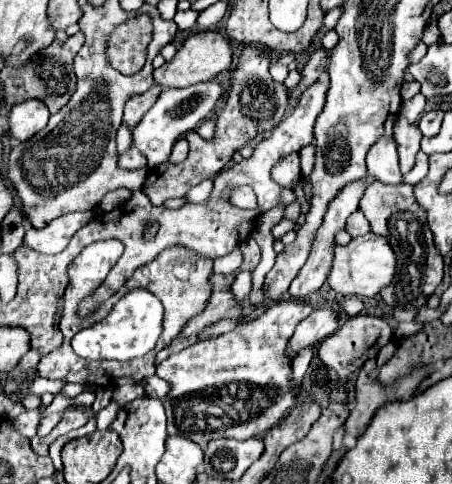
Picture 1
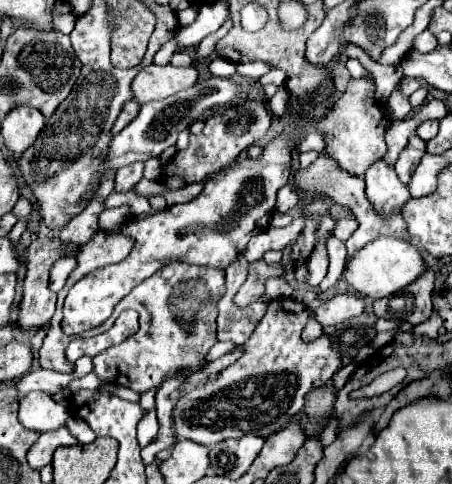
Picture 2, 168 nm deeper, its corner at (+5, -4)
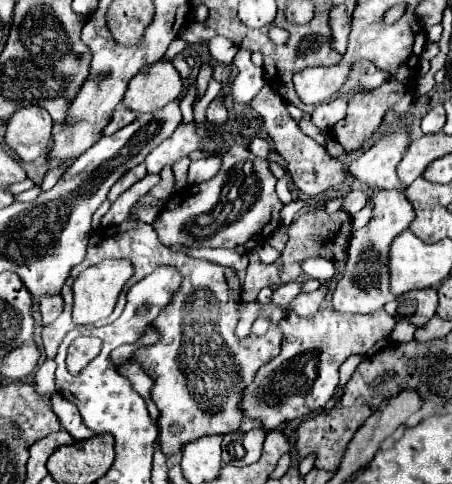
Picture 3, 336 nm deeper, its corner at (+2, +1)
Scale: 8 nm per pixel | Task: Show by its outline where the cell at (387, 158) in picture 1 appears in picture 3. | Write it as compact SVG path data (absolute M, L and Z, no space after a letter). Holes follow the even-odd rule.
M377 190L371 196L371 202L373 202L373 218L365 228L353 234L349 244L347 266L333 290L333 308L337 312L371 314L375 310L381 310L387 302L395 300L395 296L389 292L389 266L387 266L389 244L399 232L409 228L409 224L415 218L415 210L407 200L405 192L399 190Z

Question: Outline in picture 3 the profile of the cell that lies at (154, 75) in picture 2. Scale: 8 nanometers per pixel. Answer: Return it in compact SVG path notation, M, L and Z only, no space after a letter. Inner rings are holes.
M169 60L165 62L159 62L159 64L151 64L147 70L141 70L137 72L131 80L129 80L129 86L127 86L127 92L125 92L125 98L123 98L123 104L127 108L131 108L133 112L153 112L155 108L163 108L167 104L167 100L175 100L179 98L179 94L183 92L185 88L185 80L181 78L181 74L173 68L173 64Z

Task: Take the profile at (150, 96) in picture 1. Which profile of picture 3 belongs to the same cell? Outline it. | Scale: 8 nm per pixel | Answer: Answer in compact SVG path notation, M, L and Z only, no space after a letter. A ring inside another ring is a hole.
M123 104L113 112L113 120L105 126L105 130L103 130L103 134L105 136L109 136L109 134L113 134L113 132L117 132L119 128L123 128L123 126L127 126L127 124L131 124L133 120L135 120L135 112L131 112L131 110L127 110L127 108L123 108Z

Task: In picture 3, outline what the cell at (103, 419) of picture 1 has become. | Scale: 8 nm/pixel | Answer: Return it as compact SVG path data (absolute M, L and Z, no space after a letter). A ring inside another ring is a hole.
M55 394L55 396L51 398L51 408L53 408L53 412L59 416L61 426L63 426L75 440L85 440L85 438L95 436L95 432L89 430L89 428L83 424L83 418L81 418L79 410L75 408L75 404L71 404L69 400L65 400L61 394Z

